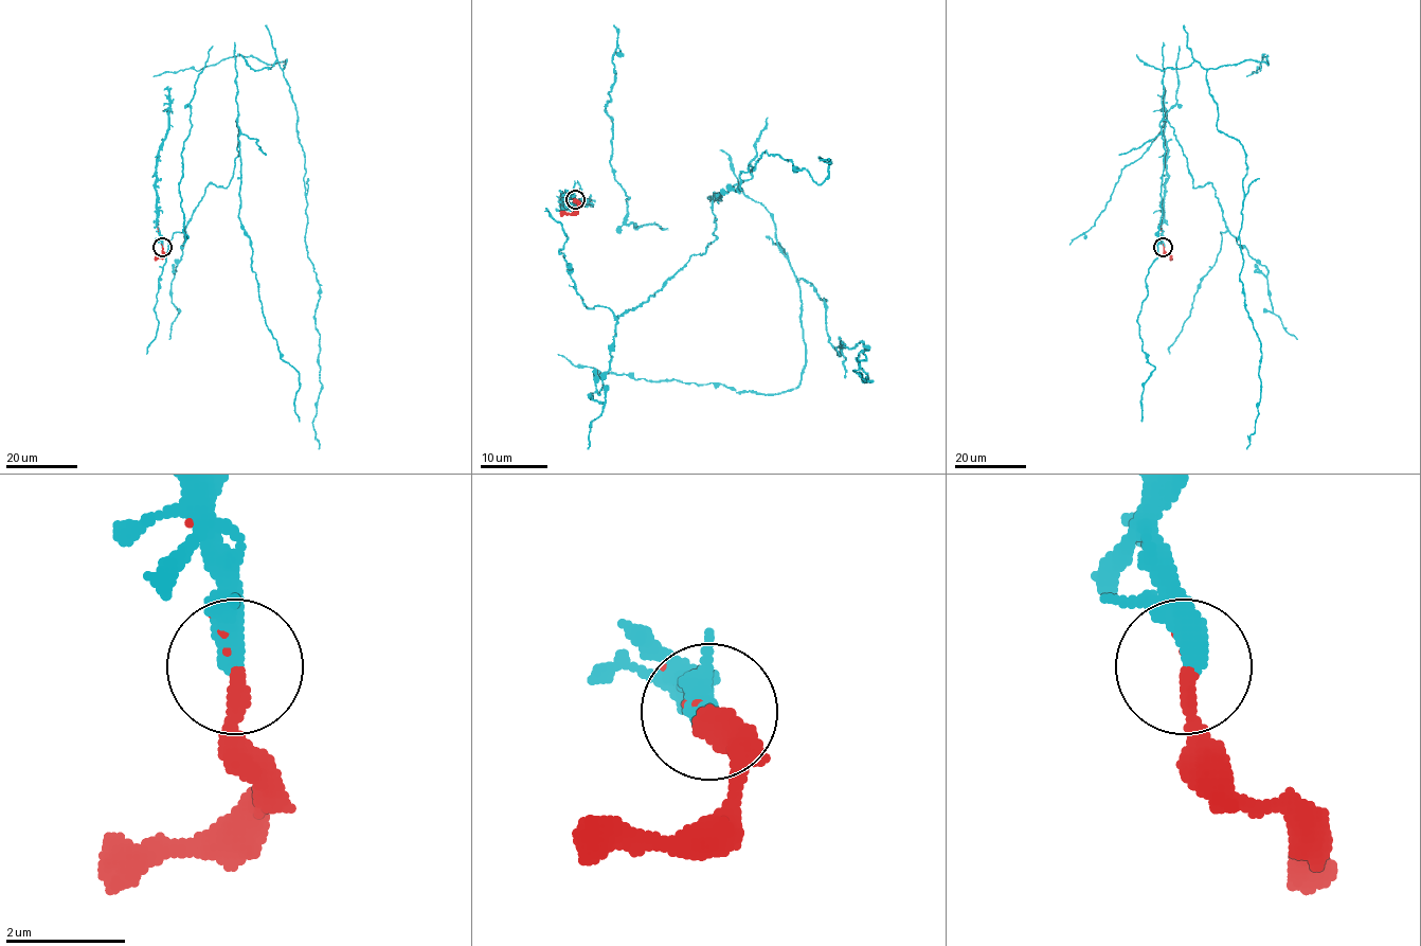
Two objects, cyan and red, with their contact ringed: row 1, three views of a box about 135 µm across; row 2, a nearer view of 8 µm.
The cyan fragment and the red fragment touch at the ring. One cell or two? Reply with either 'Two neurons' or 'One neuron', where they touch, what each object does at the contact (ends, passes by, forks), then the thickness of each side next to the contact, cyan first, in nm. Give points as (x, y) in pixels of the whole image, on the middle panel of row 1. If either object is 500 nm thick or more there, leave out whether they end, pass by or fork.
One neuron. Place: (575, 199). At the ring cyan ends. At the ring red ends. Thickness 440 nm (cyan) against 240 nm

